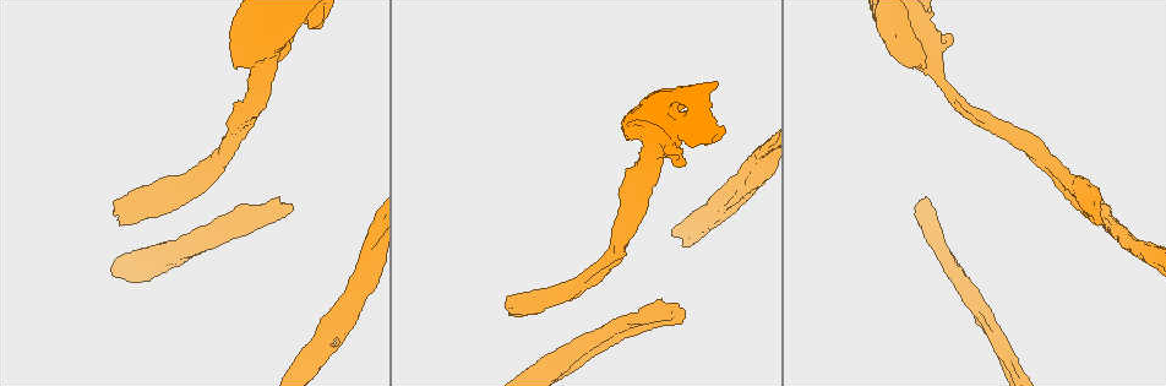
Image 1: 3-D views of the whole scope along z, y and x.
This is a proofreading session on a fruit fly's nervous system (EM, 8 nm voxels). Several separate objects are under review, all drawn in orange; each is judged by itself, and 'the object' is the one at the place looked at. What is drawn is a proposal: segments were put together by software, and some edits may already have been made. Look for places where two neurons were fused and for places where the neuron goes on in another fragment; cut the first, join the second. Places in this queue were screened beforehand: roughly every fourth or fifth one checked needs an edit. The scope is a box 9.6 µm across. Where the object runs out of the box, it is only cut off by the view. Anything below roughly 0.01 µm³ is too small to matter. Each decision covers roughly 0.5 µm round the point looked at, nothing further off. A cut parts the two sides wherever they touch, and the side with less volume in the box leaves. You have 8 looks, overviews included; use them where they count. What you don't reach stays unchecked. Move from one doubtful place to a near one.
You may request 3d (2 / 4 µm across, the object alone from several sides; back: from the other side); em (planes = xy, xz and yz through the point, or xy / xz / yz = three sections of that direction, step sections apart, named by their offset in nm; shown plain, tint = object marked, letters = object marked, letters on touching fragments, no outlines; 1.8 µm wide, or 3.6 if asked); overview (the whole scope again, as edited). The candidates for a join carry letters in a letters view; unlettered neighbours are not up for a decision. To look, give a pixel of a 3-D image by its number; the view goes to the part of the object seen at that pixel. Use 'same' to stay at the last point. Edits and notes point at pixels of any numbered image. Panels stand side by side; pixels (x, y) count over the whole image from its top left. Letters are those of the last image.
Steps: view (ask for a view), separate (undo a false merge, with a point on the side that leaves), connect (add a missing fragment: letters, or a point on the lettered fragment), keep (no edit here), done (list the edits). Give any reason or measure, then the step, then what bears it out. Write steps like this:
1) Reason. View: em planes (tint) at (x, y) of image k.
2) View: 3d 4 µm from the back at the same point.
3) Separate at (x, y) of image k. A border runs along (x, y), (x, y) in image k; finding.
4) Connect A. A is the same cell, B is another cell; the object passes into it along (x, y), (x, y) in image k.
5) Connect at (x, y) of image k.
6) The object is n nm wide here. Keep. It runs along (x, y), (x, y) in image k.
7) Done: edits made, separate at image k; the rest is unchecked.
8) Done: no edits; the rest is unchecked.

Thick end. View: em planes (letters) at (626, 138) of image 1.

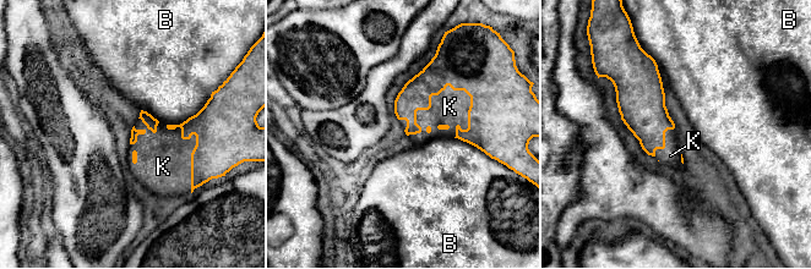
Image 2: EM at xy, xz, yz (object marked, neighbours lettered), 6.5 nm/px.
Connect K. K is the same cell, B is another cell; the object passes into it along (444, 70), (430, 105), (450, 106) in image 2; the neuron continues.

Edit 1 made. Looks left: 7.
See it whole again. View: overview.

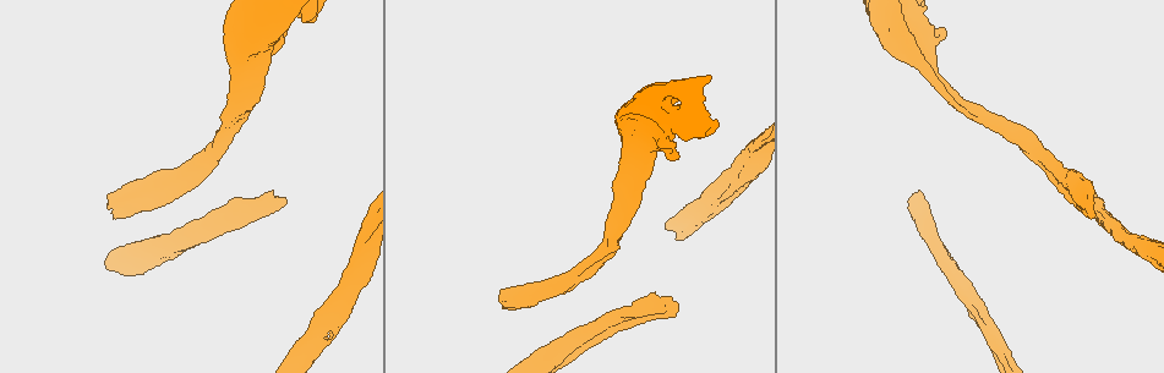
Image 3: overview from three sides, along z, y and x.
An open end. View: em xz step 16 (tint) at (220, 125) of image 3.

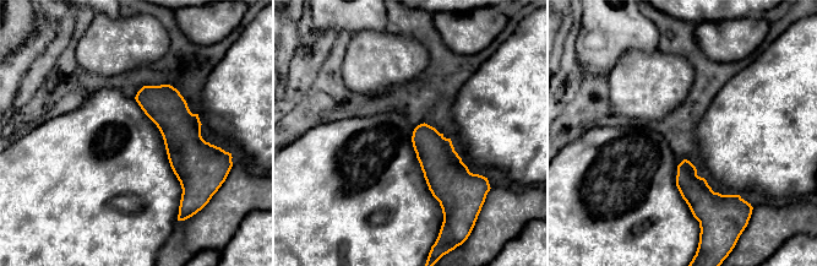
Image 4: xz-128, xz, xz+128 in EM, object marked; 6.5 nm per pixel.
Cut it another way. View: em yz step 8 (letters) at the same point.

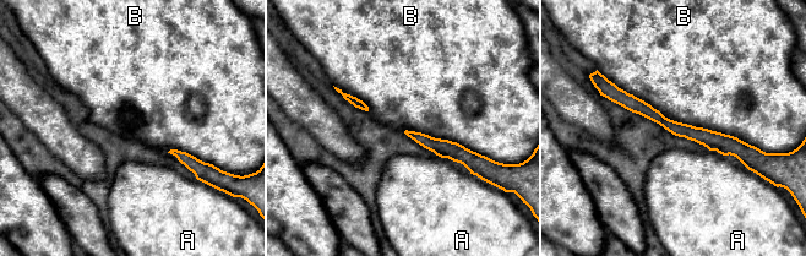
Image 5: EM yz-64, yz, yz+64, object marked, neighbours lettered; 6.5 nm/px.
The longest contact is with B, 1100 nm. Keep. A and B are other cells; it runs along (613, 97), (745, 156) in image 5; no lettered fragment goes on from it.

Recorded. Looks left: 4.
Long arm stops here. View: 3d 4 µm at (675, 315) of image 3.

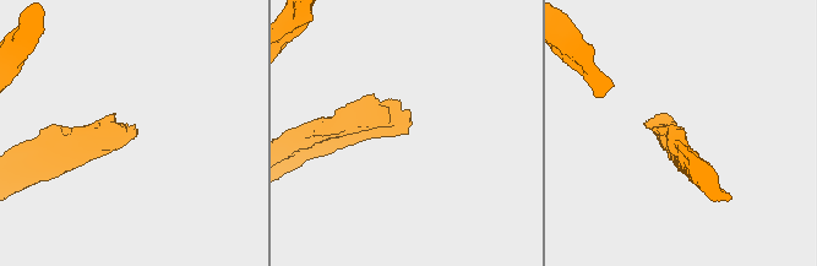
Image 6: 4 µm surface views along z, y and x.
Shape alone is not enough. View: em xy step 4 (letters) at (408, 132) of image 6.

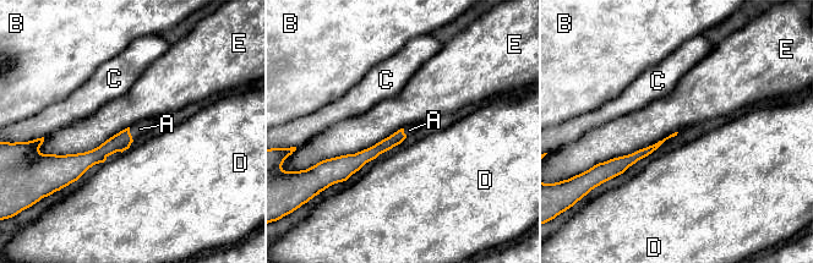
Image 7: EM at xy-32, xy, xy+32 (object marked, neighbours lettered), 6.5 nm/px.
View: em planes (letters) at the same point.

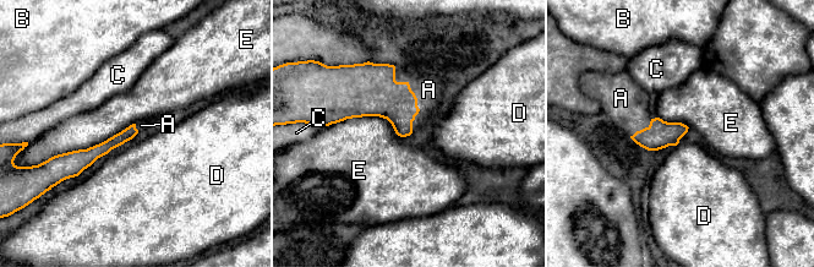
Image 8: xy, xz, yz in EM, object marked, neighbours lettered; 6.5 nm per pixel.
The longest contact is with E, 600 nm. Connect A. A is the same cell, B, C, D and E are other cells; it goes on there.

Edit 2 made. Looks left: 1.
Done: edits made, connect at image 2, connect at image 8; the rest is unchecked.

